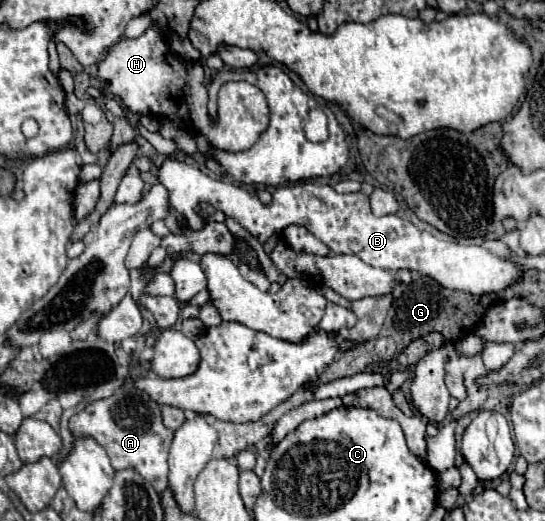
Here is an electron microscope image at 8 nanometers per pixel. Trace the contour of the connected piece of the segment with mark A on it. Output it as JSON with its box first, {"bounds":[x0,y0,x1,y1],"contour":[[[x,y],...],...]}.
{"bounds":[70,387,174,493],"contour":[[[122,387],[108,399],[92,401],[70,419],[70,431],[74,437],[94,437],[106,449],[114,469],[136,469],[152,483],[152,487],[156,487],[158,493],[168,487],[168,449],[174,431],[162,425],[160,405],[144,391]]]}

